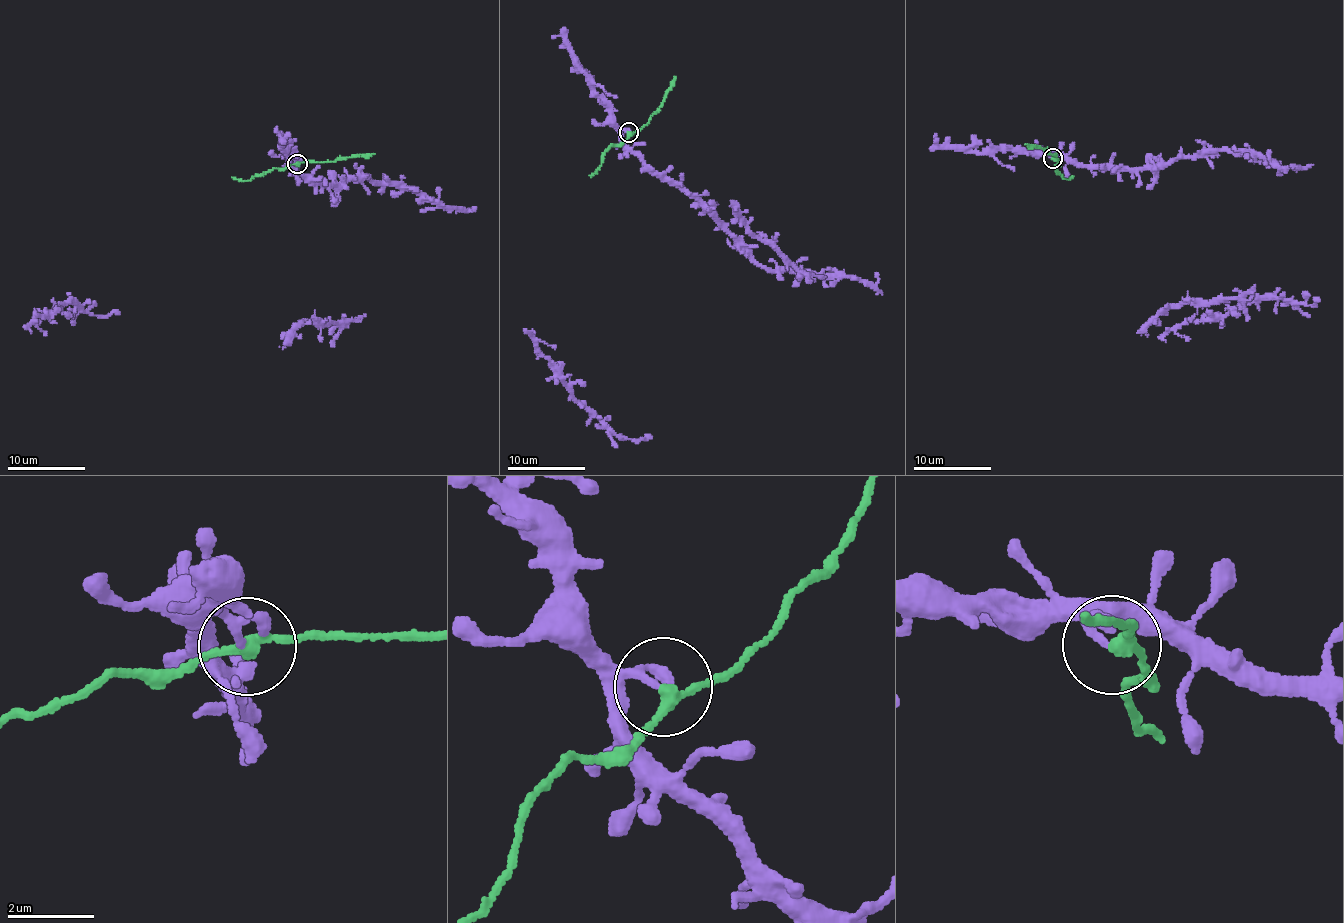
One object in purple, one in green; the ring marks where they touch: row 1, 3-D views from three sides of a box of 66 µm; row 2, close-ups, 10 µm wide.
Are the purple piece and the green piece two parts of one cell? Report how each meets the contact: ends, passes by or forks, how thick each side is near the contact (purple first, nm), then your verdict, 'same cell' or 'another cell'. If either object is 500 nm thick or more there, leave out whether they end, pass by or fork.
purple passes by | green passes by | 140/240 nm | another cell

